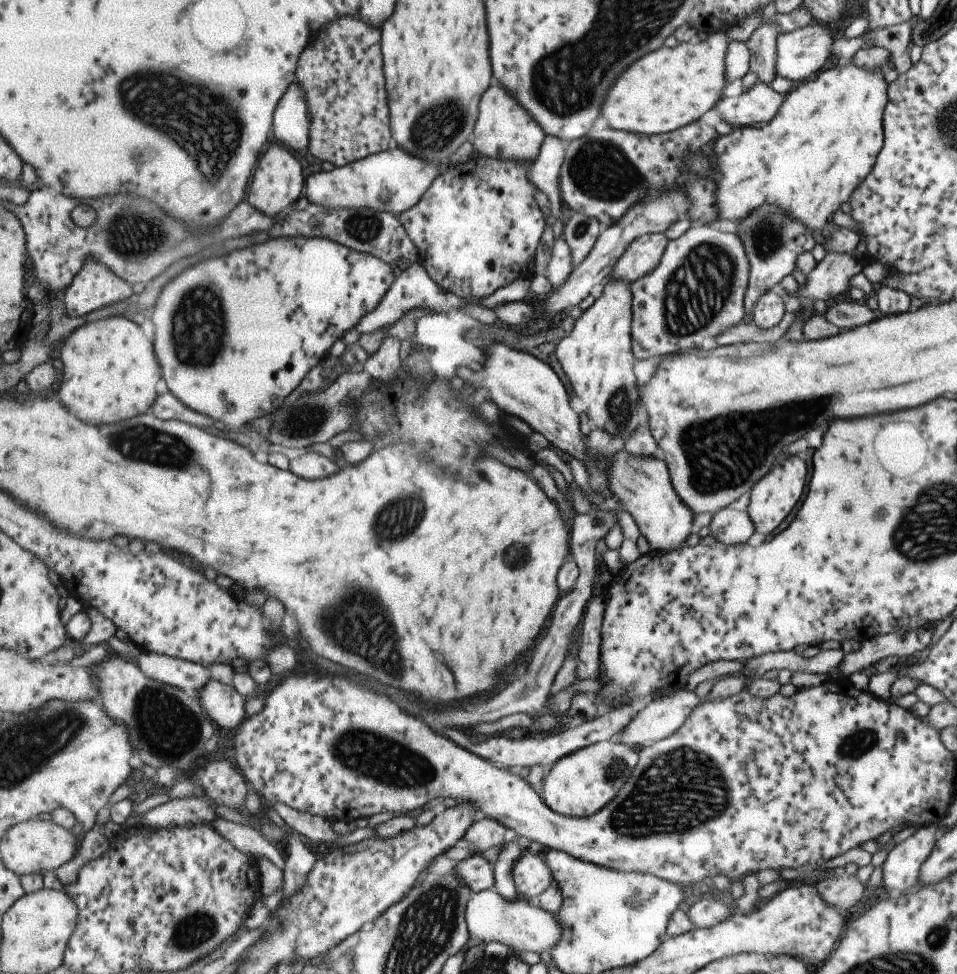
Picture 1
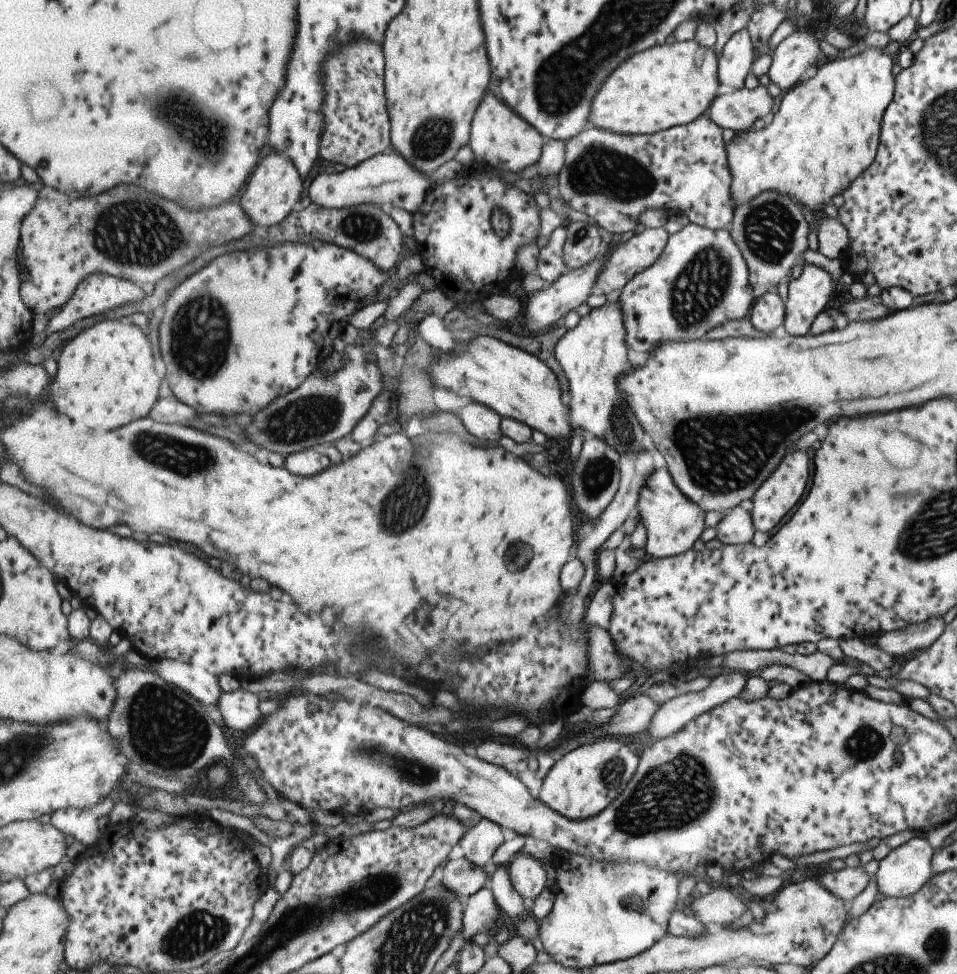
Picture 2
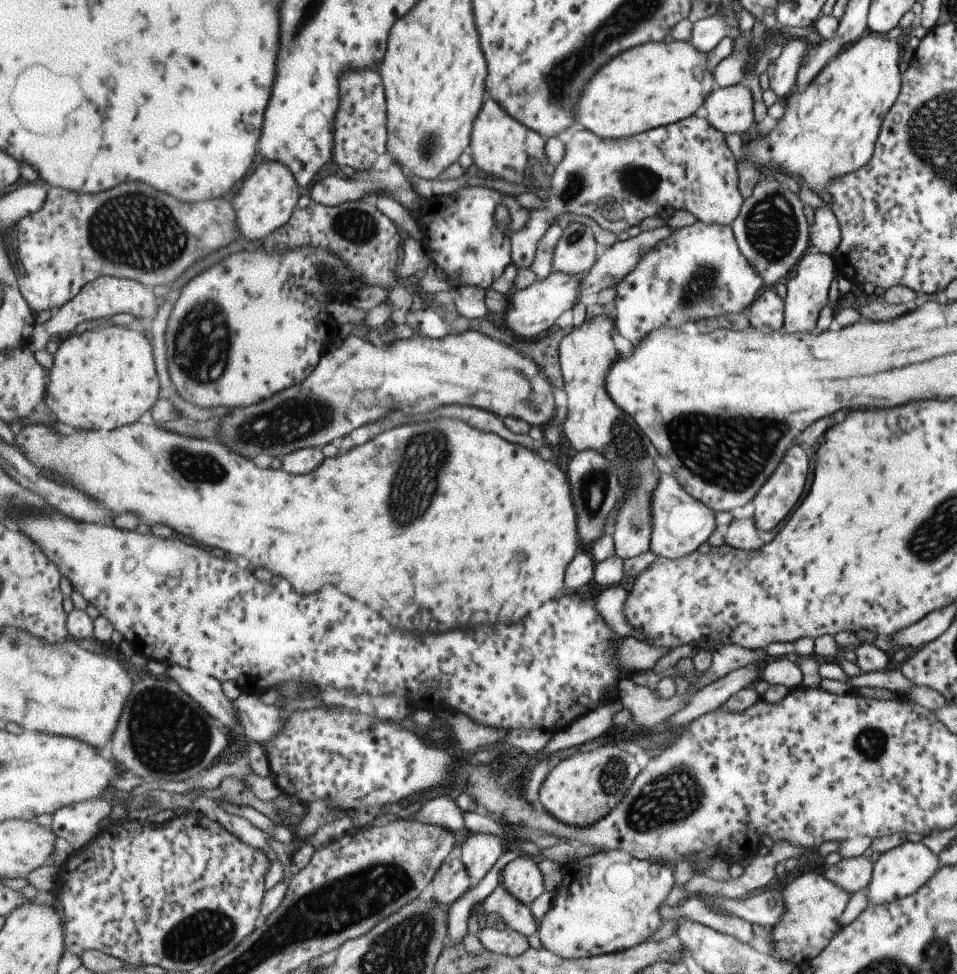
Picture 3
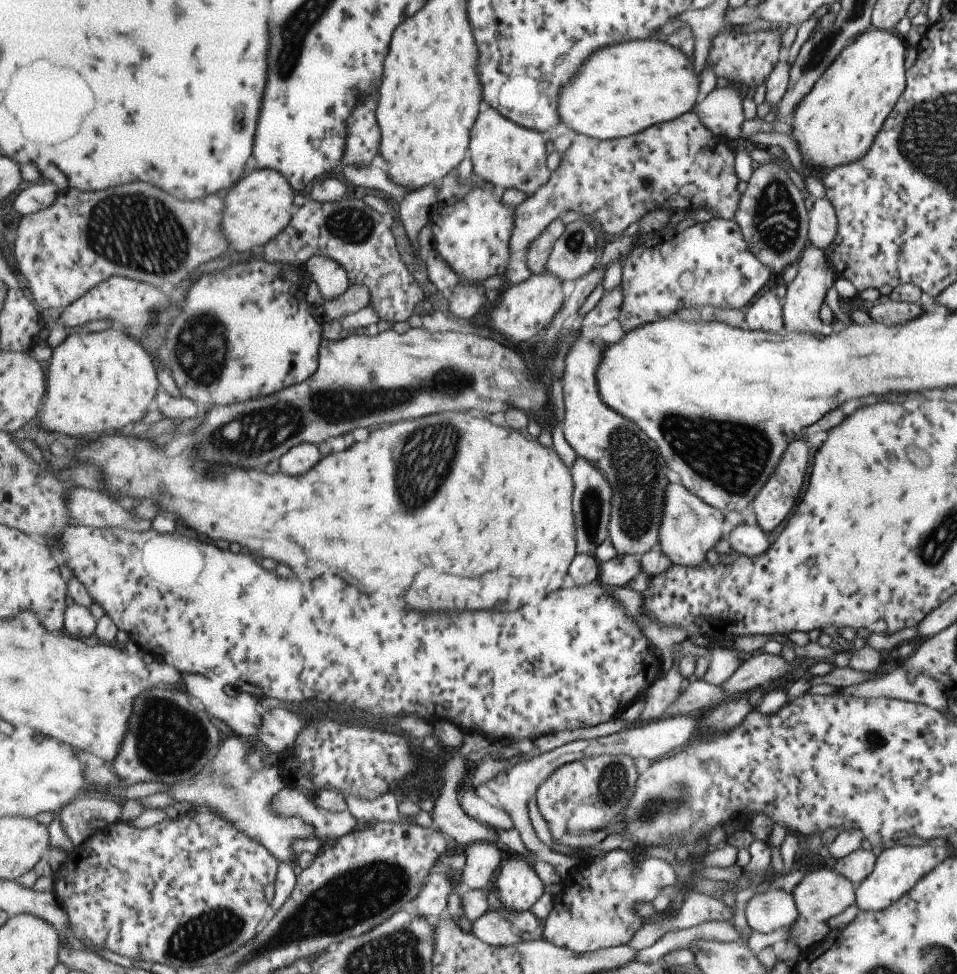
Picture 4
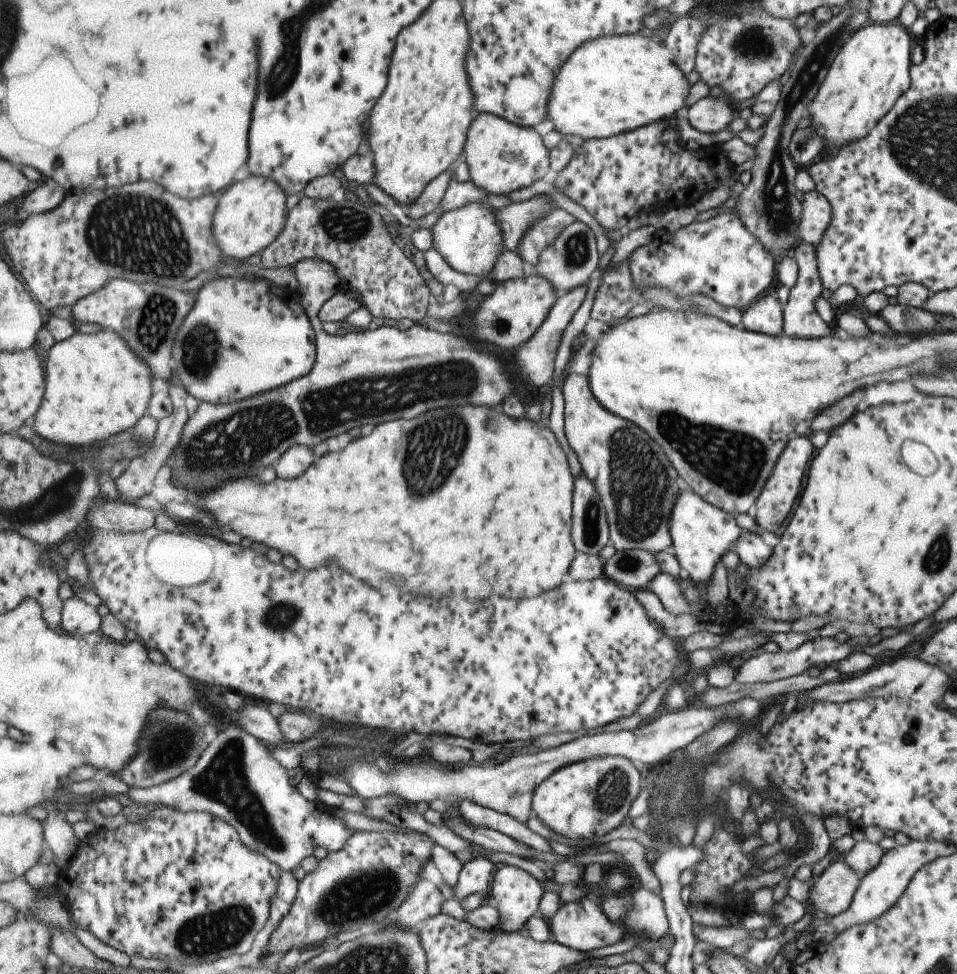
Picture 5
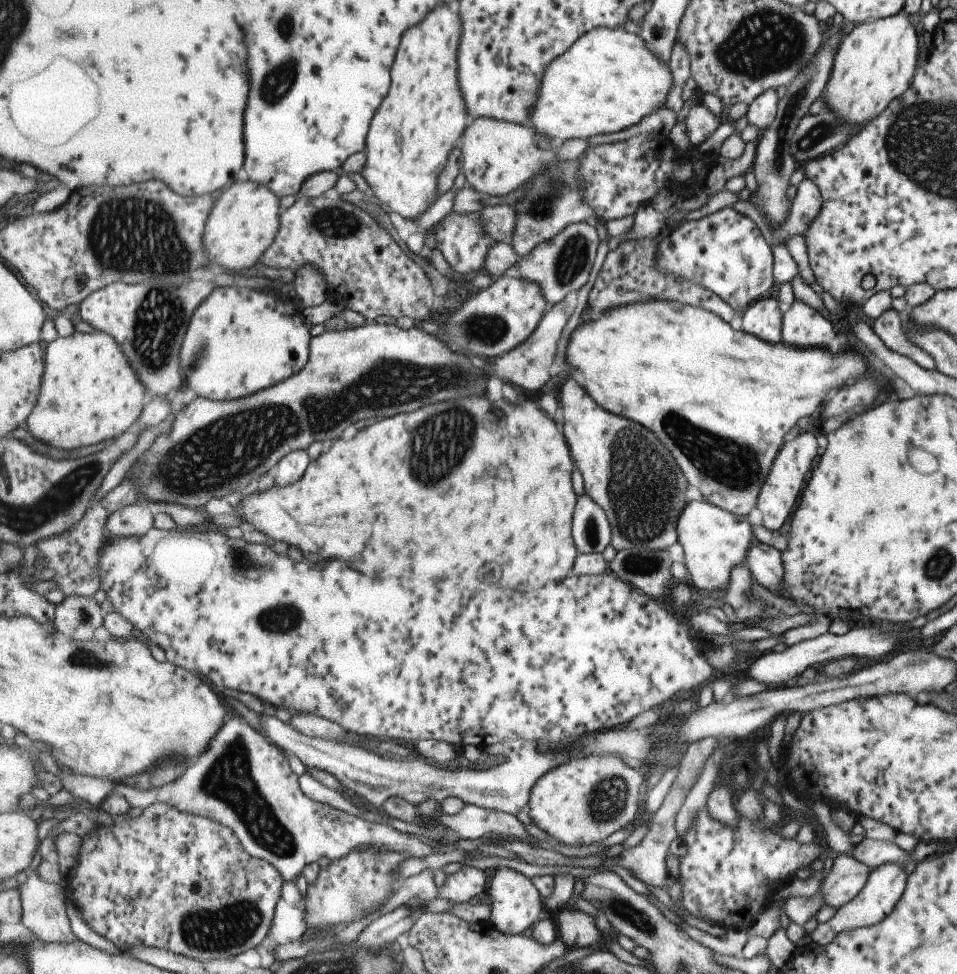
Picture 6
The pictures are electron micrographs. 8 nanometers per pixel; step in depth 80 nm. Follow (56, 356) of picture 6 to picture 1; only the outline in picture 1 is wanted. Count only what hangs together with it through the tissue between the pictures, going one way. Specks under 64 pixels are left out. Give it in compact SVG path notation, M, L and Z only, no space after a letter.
M114 315L86 323L75 329L61 345L65 362L63 384L58 393L59 398L75 412L75 416L83 416L83 420L91 420L91 424L99 422L117 422L132 419L133 417L147 414L152 410L157 400L157 382L161 380L161 368L153 342L143 334L143 328L131 321L130 316Z

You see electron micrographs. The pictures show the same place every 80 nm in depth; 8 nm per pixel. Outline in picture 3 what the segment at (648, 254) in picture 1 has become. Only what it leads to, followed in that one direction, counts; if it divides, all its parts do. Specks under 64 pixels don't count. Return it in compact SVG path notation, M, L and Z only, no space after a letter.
M664 225L650 231L636 232L626 241L617 241L614 243L598 258L595 266L583 276L580 298L583 301L589 301L595 294L599 294L601 290L617 287L628 274L631 274L635 270L635 267L640 264L644 255L655 251L666 238L671 236L671 233L671 230Z

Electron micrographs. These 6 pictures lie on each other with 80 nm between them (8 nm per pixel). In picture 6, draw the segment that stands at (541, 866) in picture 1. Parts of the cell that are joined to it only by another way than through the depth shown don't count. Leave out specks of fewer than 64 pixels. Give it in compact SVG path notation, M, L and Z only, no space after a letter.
M499 868L488 889L492 898L492 920L497 930L508 935L522 935L531 929L545 913L544 898L533 880L511 868Z

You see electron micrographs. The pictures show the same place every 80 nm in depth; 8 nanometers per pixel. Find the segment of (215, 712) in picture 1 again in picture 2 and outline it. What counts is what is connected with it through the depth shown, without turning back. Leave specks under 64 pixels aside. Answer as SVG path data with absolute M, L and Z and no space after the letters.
M241 688L235 692L223 691L218 700L218 711L223 724L233 732L241 730L251 734L265 718L259 710L260 701L259 695L243 692Z

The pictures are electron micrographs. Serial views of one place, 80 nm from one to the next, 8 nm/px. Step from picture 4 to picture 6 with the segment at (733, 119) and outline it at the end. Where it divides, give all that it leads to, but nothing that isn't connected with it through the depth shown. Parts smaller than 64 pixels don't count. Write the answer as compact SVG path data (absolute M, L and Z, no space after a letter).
M702 102L694 104L686 115L686 134L689 137L690 148L696 148L724 119L714 115Z

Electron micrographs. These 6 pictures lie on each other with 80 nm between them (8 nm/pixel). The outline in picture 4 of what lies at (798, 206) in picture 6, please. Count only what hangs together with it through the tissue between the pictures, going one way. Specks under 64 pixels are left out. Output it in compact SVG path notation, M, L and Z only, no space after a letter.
M812 198L811 209L806 213L808 244L825 251L836 235L837 221L833 207L826 198Z

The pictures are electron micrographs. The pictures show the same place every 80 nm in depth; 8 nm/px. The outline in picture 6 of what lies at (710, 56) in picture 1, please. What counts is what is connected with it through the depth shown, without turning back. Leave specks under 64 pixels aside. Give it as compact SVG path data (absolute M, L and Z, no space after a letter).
M601 27L586 35L583 35L563 56L555 59L547 67L540 88L540 97L536 102L534 111L532 112L533 128L540 134L547 135L550 139L557 138L558 142L569 140L569 138L589 138L590 136L599 136L599 134L615 134L621 132L629 126L637 126L641 124L643 118L647 118L651 112L659 112L667 106L667 98L669 98L671 89L674 88L674 73L671 70L670 63L661 60L661 57L655 53L653 46L638 34L627 32L625 29L610 29Z

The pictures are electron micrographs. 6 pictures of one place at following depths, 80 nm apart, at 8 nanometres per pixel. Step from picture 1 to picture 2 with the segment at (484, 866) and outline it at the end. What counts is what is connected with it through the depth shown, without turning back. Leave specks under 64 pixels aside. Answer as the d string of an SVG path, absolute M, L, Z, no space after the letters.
M468 858L451 859L443 870L441 883L455 890L465 907L471 895L489 884L487 873L489 868L476 865Z

